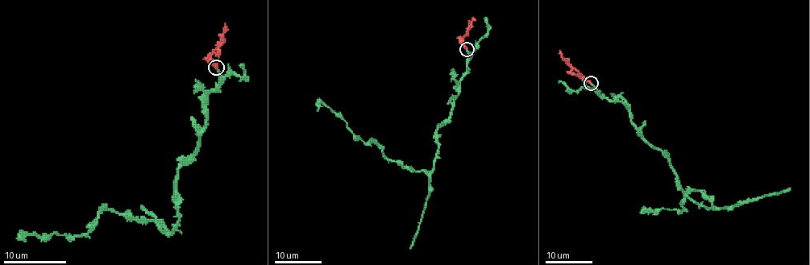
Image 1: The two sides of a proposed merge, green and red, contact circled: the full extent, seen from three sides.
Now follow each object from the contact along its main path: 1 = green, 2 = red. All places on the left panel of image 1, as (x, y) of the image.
1: (215, 67), (168, 233), (103, 210), (83, 235), (18, 238)
2: (215, 67), (211, 52), (218, 45), (220, 35), (225, 31), (225, 23)

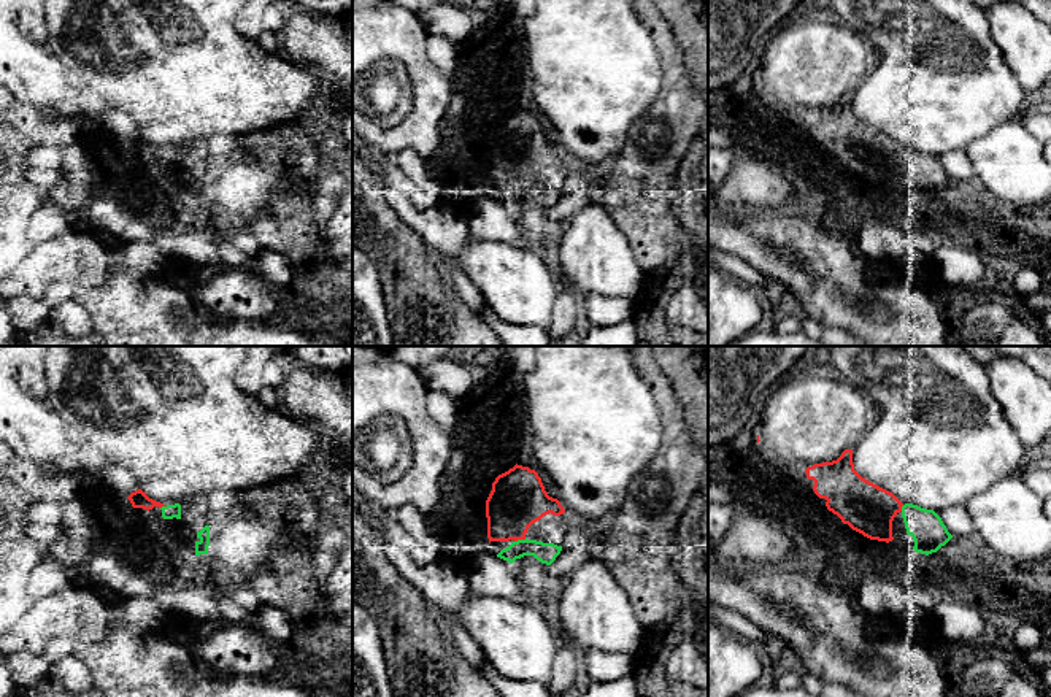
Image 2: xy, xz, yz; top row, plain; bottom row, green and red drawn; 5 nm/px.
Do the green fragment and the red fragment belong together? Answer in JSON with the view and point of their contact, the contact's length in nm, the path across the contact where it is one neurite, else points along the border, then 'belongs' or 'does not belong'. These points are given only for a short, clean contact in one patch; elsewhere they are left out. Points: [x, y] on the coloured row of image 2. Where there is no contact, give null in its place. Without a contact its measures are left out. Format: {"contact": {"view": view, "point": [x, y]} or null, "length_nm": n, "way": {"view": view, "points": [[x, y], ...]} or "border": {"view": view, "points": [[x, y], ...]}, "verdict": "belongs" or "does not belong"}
{"contact": {"view": "xz", "point": [519, 540]}, "length_nm": 70, "verdict": "belongs"}

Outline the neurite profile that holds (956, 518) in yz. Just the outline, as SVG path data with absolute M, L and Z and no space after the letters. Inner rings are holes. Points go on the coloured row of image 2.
M964 503L951 505L935 513L941 518L943 524L953 537L968 535L976 530L975 522Z

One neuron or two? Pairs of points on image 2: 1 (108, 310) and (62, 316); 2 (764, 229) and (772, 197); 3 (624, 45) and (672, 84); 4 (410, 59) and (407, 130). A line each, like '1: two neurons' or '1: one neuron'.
1: two neurons
2: two neurons
3: two neurons
4: one neuron

